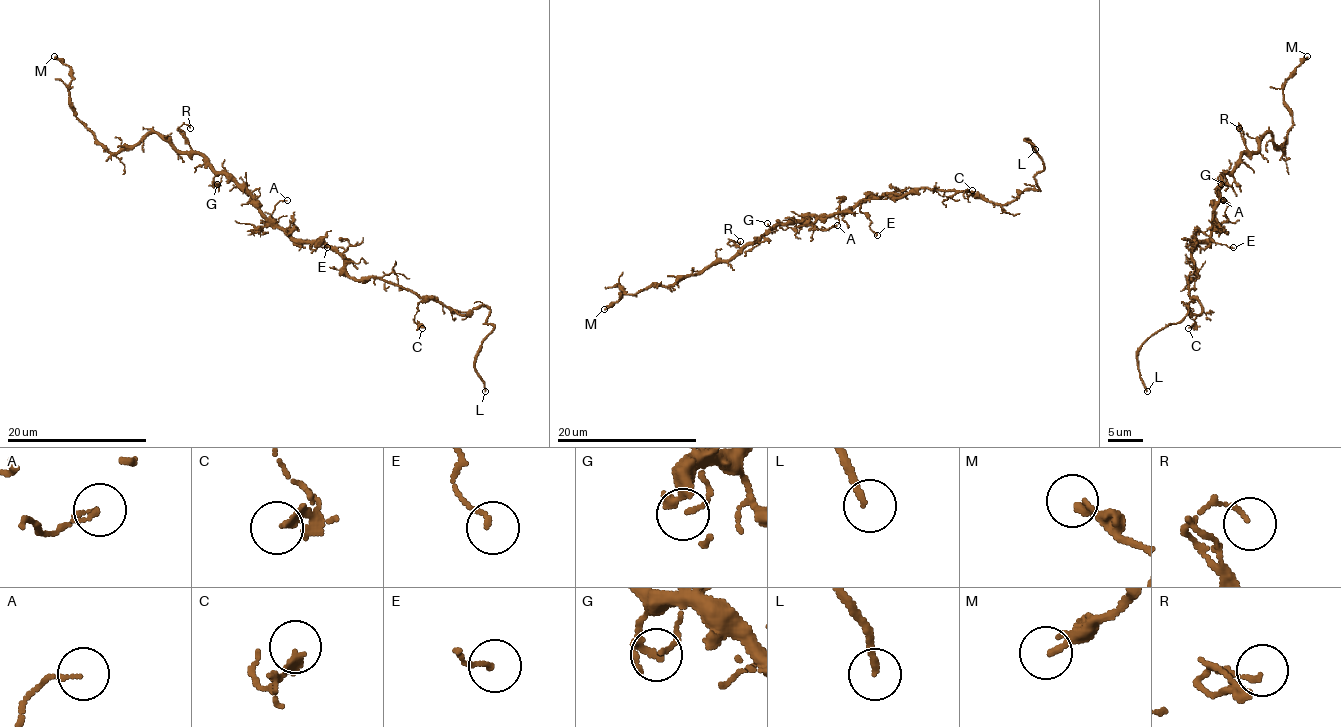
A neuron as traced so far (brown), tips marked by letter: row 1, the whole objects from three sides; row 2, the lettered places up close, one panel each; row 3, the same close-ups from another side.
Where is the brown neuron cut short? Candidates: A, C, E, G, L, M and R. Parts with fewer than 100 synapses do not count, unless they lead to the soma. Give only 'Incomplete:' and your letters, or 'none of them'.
Incomplete: L

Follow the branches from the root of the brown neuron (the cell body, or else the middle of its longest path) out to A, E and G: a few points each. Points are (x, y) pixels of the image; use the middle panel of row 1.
A: (839, 211), (819, 218), (814, 225), (821, 230), (823, 227), (828, 230), (837, 225)
E: (839, 211), (851, 211), (861, 202), (860, 209), (877, 235)
G: (839, 211), (832, 214), (812, 214), (803, 221), (775, 223), (770, 228), (767, 223)

